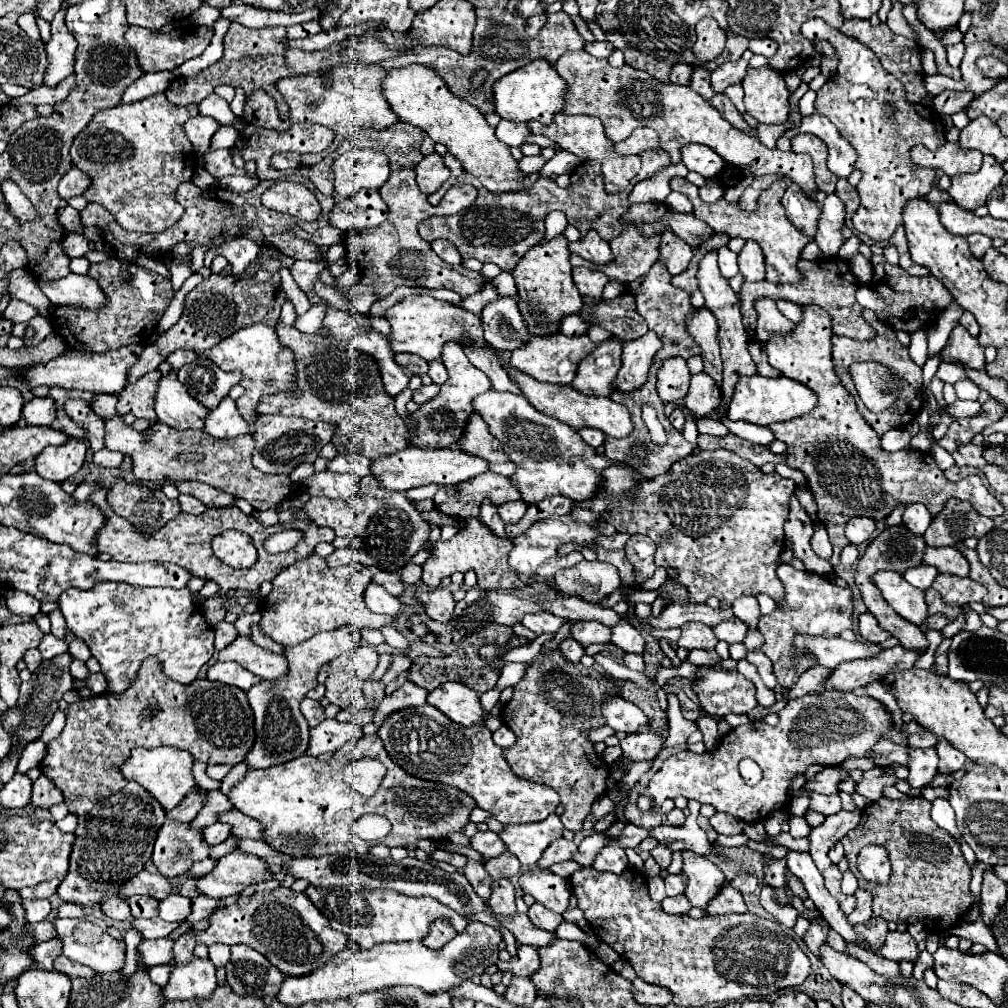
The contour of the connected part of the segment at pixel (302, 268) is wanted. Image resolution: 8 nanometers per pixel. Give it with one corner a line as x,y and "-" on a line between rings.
295,261
293,267
291,267
291,275
293,279
297,281
297,285
307,293
311,305
319,305
319,303
325,303
323,299
319,299
313,291
313,281
317,279
317,275
321,273
321,269
325,267
325,261
319,261
319,263
313,263
313,261

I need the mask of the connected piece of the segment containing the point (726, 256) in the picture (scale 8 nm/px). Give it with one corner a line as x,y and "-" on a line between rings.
727,247
719,249
719,269
721,269
721,275
725,279
731,279
731,277
735,277
739,273
737,255
733,251
729,251

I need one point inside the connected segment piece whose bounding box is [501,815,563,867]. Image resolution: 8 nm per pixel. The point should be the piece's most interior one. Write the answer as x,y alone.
527,841

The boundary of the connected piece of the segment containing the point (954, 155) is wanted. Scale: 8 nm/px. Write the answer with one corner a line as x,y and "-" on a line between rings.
945,143
937,151
929,151
923,145
911,149
911,159
915,165
941,169
945,175
953,177
959,173
975,173
981,169
983,153
961,149
959,143

